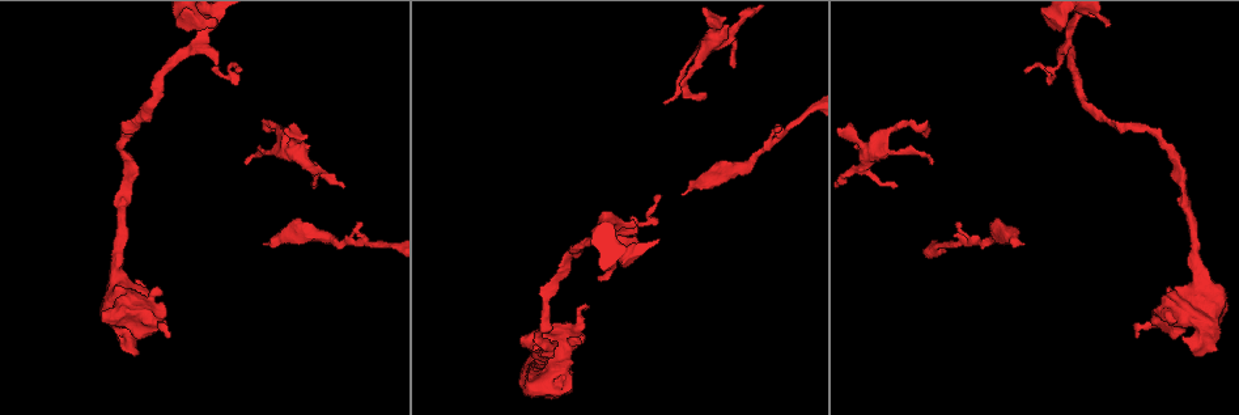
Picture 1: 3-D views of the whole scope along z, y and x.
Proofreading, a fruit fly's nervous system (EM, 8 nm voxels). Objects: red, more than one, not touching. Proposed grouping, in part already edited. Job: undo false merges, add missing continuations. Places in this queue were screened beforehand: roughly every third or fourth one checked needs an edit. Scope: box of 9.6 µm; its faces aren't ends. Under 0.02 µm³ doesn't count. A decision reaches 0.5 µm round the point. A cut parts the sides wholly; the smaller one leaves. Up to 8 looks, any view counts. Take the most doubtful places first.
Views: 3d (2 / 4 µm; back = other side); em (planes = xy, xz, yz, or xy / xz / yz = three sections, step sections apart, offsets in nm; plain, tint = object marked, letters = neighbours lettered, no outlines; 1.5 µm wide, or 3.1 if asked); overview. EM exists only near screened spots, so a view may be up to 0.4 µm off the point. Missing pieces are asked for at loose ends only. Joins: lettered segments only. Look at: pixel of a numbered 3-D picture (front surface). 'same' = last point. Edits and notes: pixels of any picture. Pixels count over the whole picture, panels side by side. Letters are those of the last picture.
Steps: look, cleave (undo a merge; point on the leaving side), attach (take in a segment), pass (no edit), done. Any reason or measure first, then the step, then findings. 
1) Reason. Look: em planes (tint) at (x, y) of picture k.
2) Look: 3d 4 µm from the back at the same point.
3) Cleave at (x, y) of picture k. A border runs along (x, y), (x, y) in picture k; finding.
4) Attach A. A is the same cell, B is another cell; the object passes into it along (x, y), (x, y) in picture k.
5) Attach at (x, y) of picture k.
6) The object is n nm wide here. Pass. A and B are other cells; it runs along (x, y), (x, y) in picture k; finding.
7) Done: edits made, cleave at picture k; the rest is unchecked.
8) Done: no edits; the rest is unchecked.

Look: em planes (letters) at (168, 336) of picture 1.

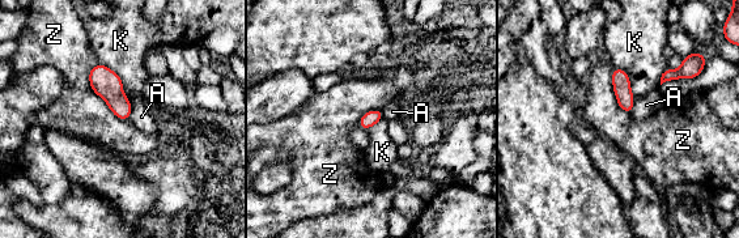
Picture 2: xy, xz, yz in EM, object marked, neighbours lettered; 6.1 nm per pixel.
Pass. A, K and Z are other cells; a border runs along (93, 66), (90, 88), (126, 120) in picture 2; no lettered segment goes on from it.

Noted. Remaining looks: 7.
Look: 3d 2 µm at (896, 185) of picture 1.

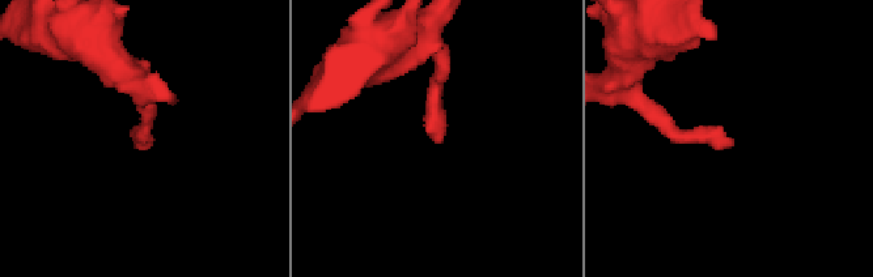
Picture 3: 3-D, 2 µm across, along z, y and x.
Look: em planes (letters) at (729, 140) of picture 3.

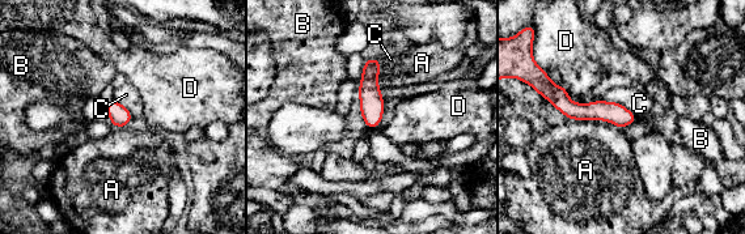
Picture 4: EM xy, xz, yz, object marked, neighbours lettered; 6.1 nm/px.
Pass. A, B, C and D are other cells; it runs along (555, 97), (571, 110), (631, 118) in picture 4; none of them fits.

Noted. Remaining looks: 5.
Free end. Look: em planes (tint) at (931, 164) of picture 1.

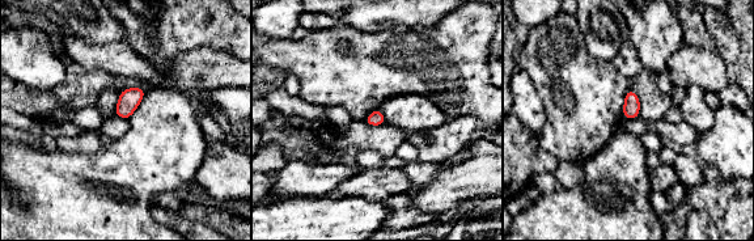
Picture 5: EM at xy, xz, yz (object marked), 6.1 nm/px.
See the neighbours. Look: em planes (letters) at the same point.

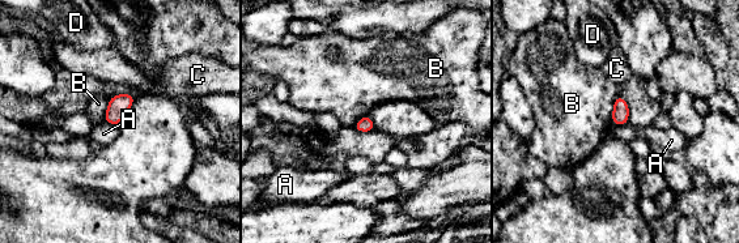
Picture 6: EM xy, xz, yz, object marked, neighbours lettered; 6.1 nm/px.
The object is 100 nm wide here. Pass. A, B, C and D are other cells; a border runs along (105, 120), (115, 126) in picture 6; none of them fits.

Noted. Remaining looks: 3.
Free end. Look: em planes (letters) at (779, 126) of picture 1.

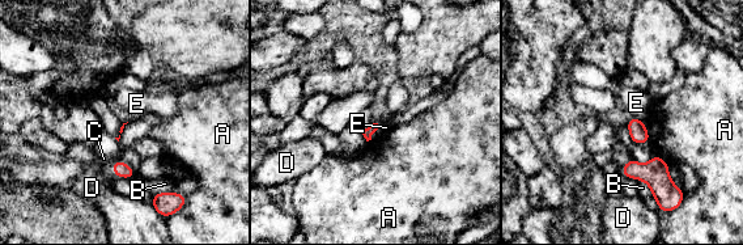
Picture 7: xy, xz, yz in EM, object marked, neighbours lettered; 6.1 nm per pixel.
Pass. A, B, C, D and E are other cells; a border runs along (382, 121), (382, 126), (370, 138) in picture 7; none of them fits.

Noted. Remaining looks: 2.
Done: no edits; the rest is unchecked.

